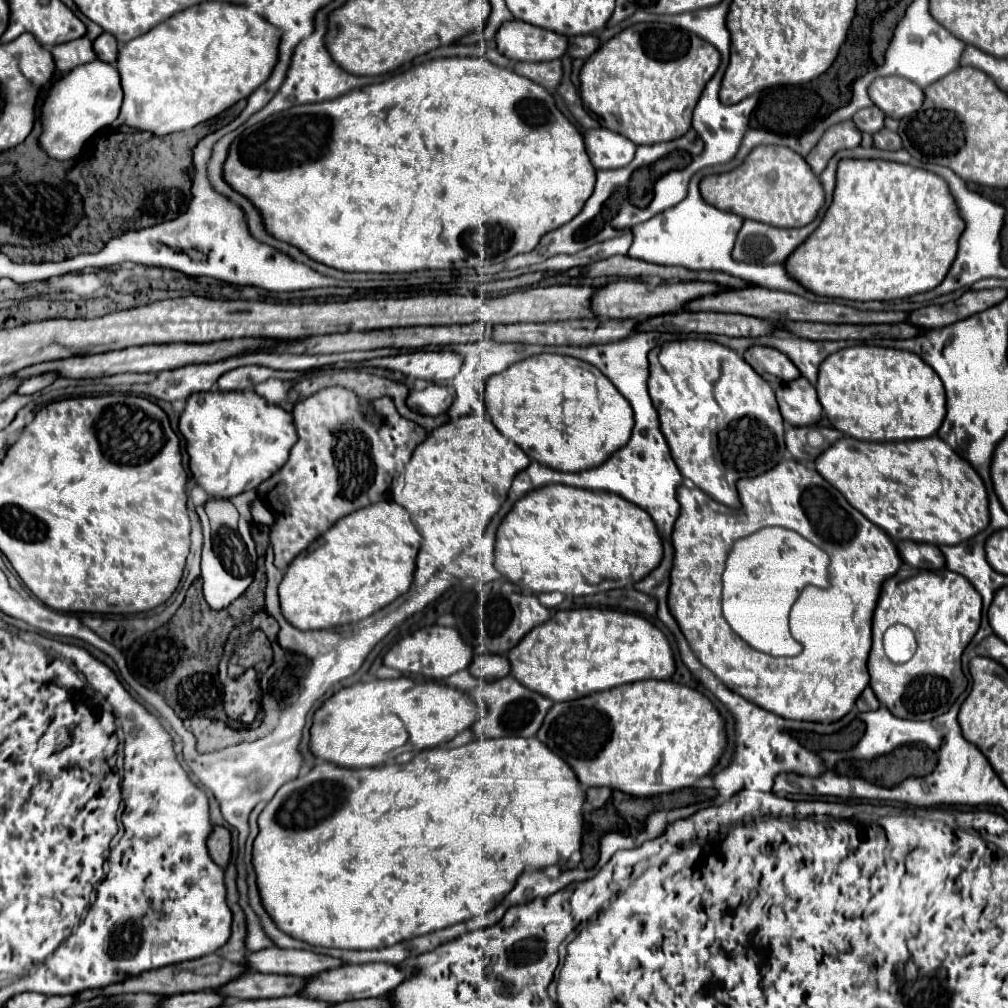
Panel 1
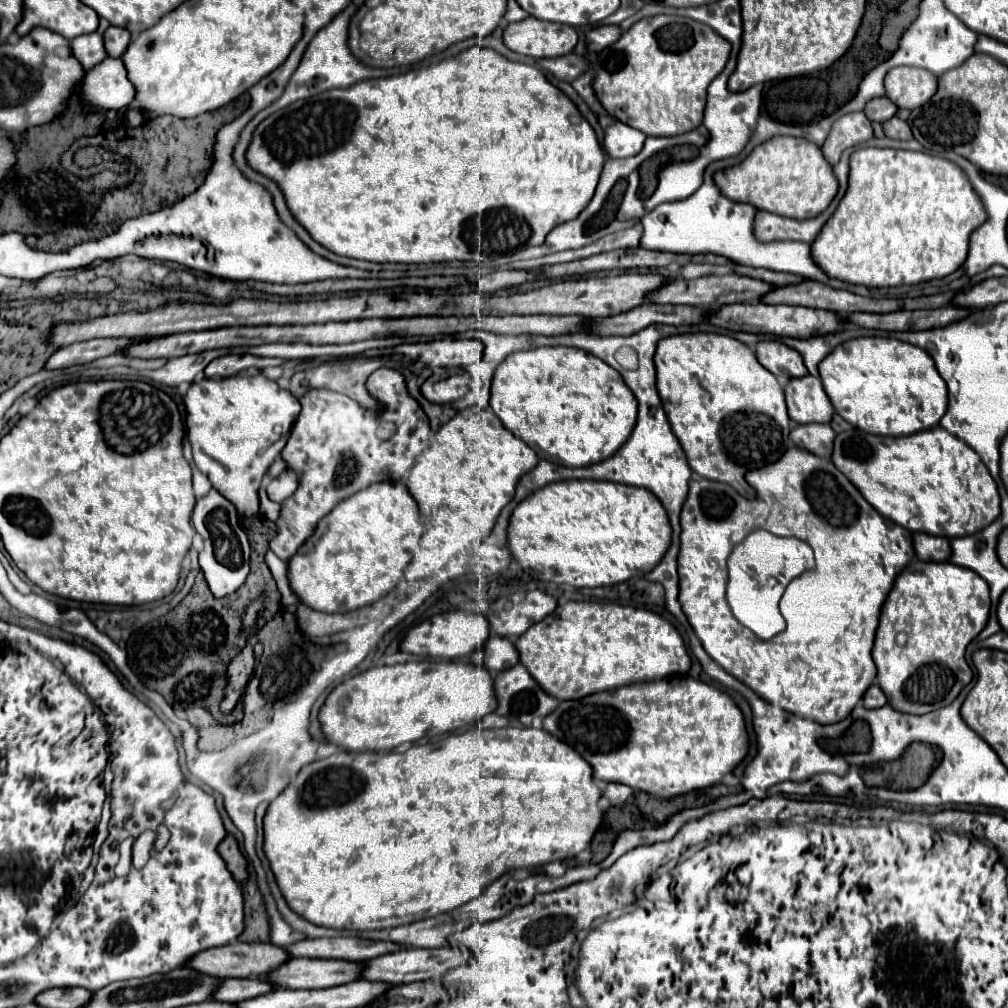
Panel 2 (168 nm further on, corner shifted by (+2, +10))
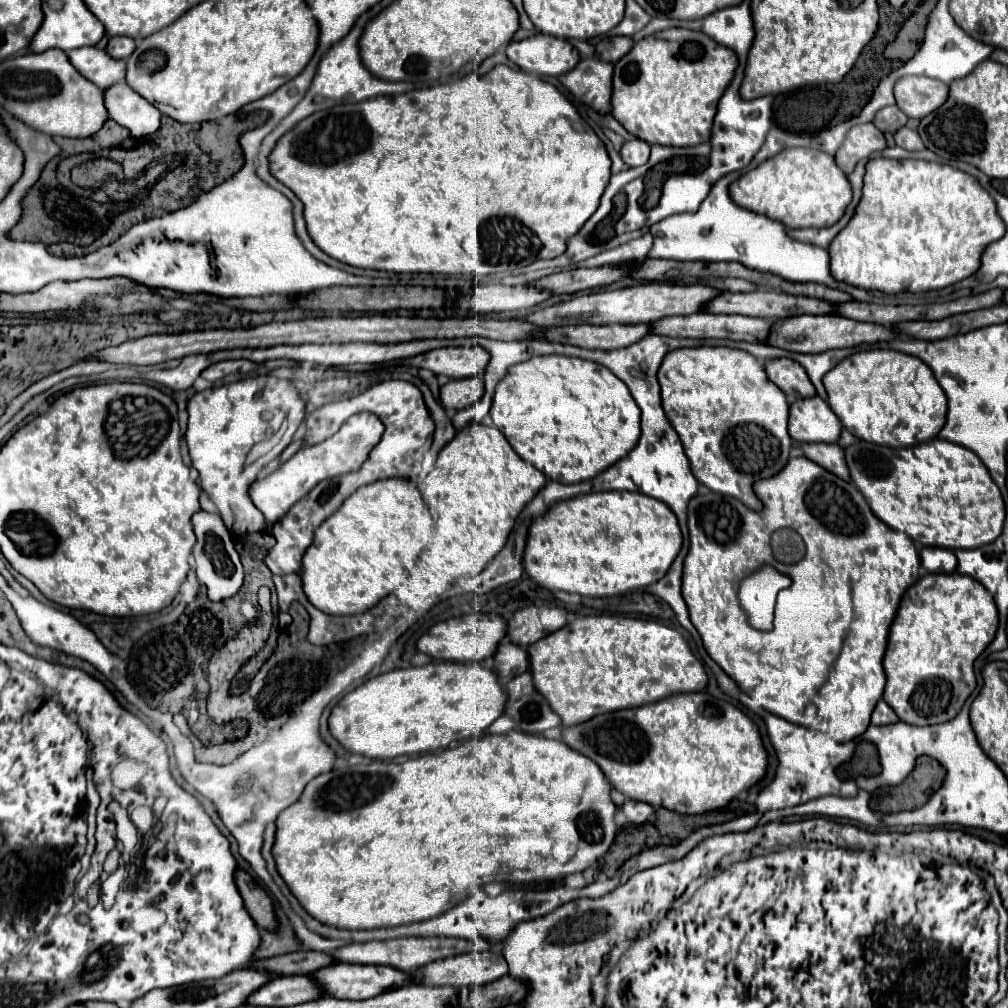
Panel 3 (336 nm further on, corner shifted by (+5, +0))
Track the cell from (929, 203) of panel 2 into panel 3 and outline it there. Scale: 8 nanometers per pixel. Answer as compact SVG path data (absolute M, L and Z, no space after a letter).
M870 159L862 199L848 227L830 243L832 277L882 293L942 289L980 267L984 247L1004 235L996 203L980 183L950 165L914 159Z

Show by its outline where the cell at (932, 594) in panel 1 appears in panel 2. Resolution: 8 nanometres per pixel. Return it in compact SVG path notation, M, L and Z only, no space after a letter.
M917 559L907 569L903 569L883 605L873 647L873 661L879 671L877 681L887 695L889 705L895 711L911 715L925 715L947 707L973 679L973 671L965 661L965 649L985 629L989 611L989 585L971 569L963 569L949 561L923 565Z

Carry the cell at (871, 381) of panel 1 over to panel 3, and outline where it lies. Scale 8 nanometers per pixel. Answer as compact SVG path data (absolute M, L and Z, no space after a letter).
M870 349L858 351L848 359L840 361L840 367L834 367L824 375L824 387L828 393L828 405L842 421L842 425L856 435L858 439L888 445L888 447L908 447L916 443L930 441L946 423L946 395L932 371L918 357L892 351L892 349Z

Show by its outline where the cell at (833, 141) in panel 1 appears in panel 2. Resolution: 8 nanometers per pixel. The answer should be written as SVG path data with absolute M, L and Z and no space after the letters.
M847 113L833 123L833 129L823 145L823 153L831 165L839 163L839 157L845 149L855 147L873 137L871 121L865 113Z

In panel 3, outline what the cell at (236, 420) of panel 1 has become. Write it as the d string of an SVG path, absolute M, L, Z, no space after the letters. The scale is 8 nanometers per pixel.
M274 375L244 379L222 387L210 387L196 393L188 401L188 415L190 419L186 443L192 465L200 473L200 487L218 507L218 513L224 519L226 527L234 535L264 531L264 515L250 499L250 485L256 481L260 465L252 465L252 469L246 469L244 463L250 449L256 443L270 439L280 429L284 419L288 421L288 429L272 455L276 457L290 443L290 437L304 421L304 401L300 399L298 389L292 385L290 379L278 379Z

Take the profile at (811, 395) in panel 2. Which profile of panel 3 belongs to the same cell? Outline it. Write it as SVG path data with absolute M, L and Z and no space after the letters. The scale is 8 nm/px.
M818 395L790 405L790 437L802 443L836 443L842 431L840 419Z

